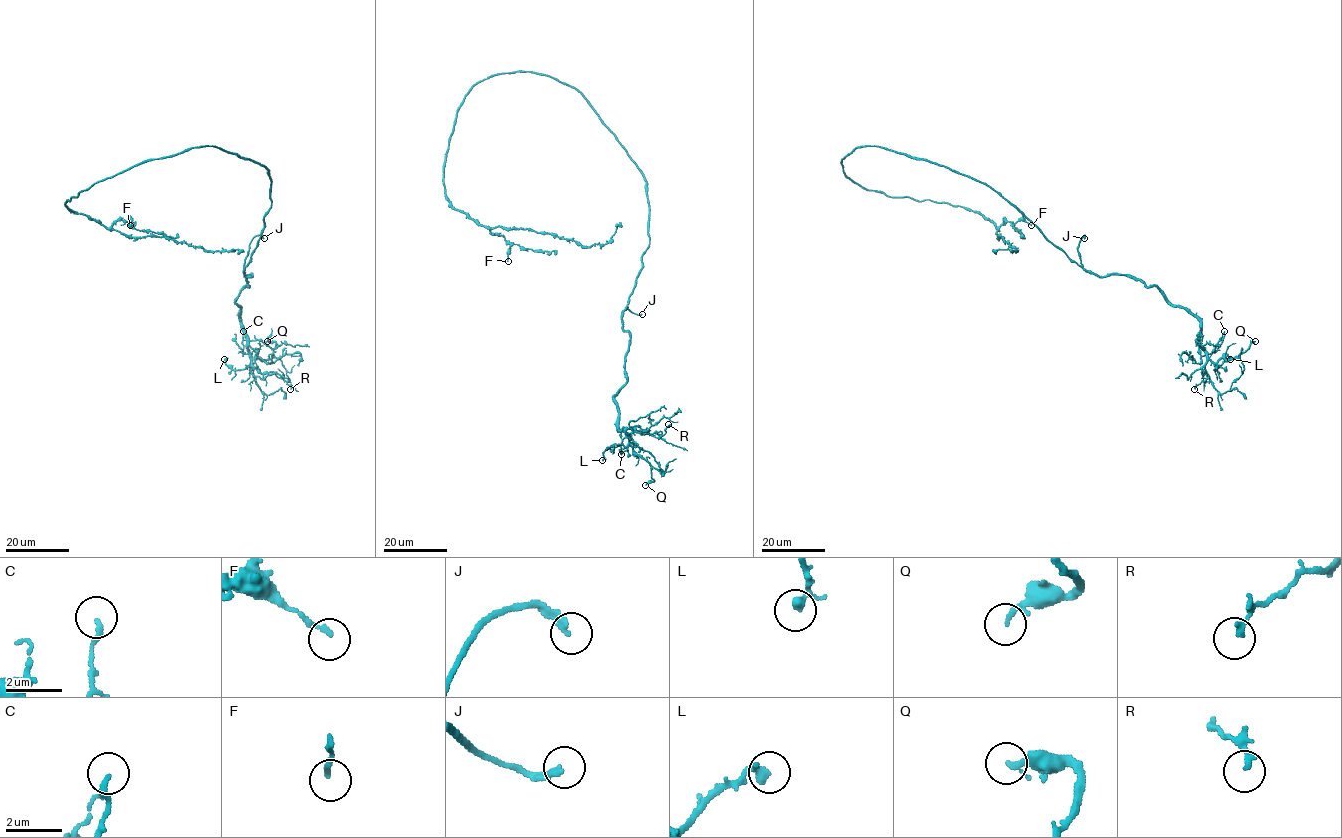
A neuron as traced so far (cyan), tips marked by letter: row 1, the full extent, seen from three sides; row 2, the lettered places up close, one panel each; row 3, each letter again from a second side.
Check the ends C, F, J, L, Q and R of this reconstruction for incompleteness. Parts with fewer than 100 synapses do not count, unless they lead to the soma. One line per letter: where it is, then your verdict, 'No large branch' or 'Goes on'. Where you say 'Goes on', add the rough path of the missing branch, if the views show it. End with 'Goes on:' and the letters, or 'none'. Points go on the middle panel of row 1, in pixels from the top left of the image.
C: Place: (621, 454). No large branch
F: Place: (508, 261). No large branch
J: Place: (642, 314). Goes on. Course of what is missing: (642, 314), (645, 303), (660, 292), (695, 275), (708, 275), (725, 268)
L: Place: (602, 460). No large branch
Q: Place: (645, 485). No large branch
R: Place: (668, 424). No large branch
Goes on: J

